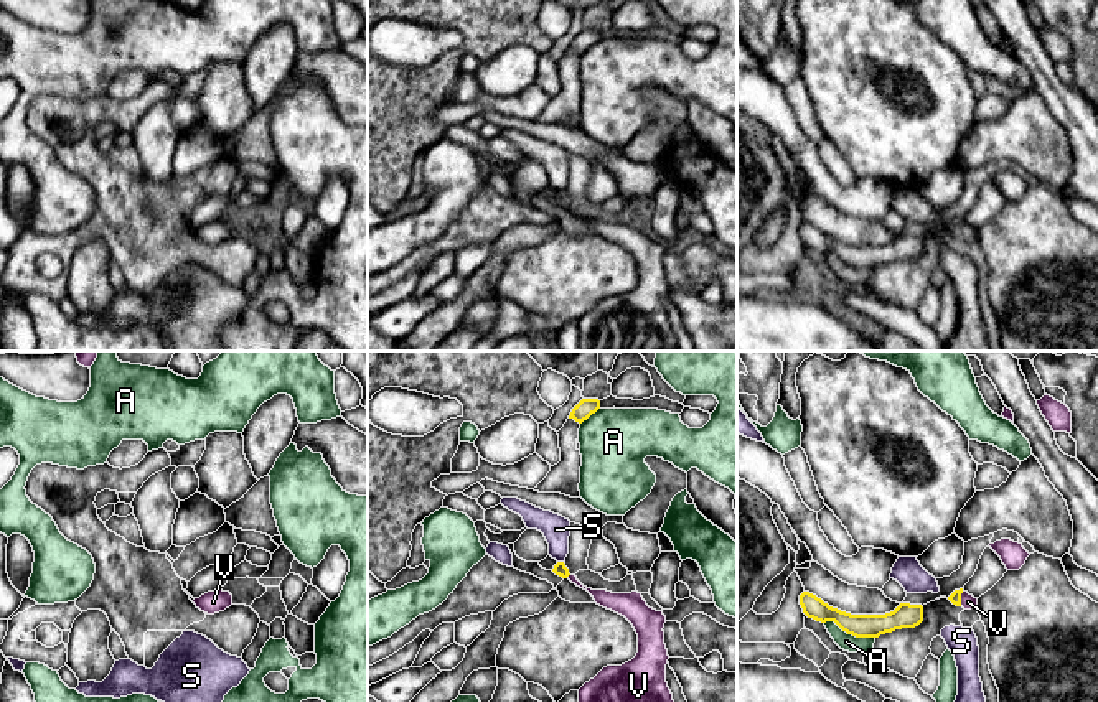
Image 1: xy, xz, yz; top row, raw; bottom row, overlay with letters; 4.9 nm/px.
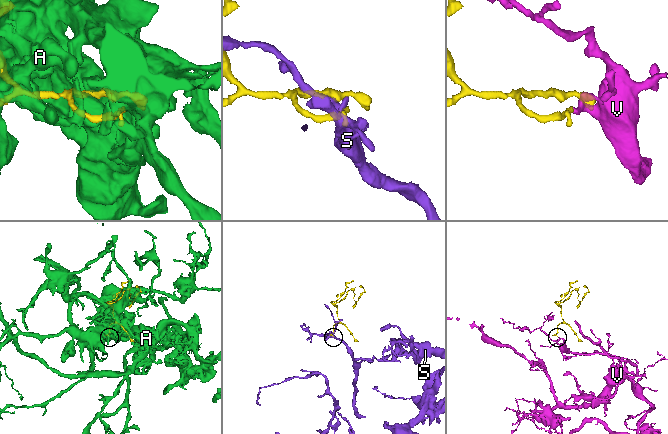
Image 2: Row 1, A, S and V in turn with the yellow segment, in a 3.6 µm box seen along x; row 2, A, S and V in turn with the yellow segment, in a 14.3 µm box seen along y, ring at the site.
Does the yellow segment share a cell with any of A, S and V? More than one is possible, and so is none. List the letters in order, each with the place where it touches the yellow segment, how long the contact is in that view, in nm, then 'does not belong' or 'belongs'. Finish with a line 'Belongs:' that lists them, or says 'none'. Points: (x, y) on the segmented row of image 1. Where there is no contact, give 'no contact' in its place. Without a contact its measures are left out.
A: yz (849, 633) | 260 nm | does not belong
S: xz (561, 562) | 30 nm | does not belong
V: yz (960, 599) | 80 nm | belongs
Belongs: V

